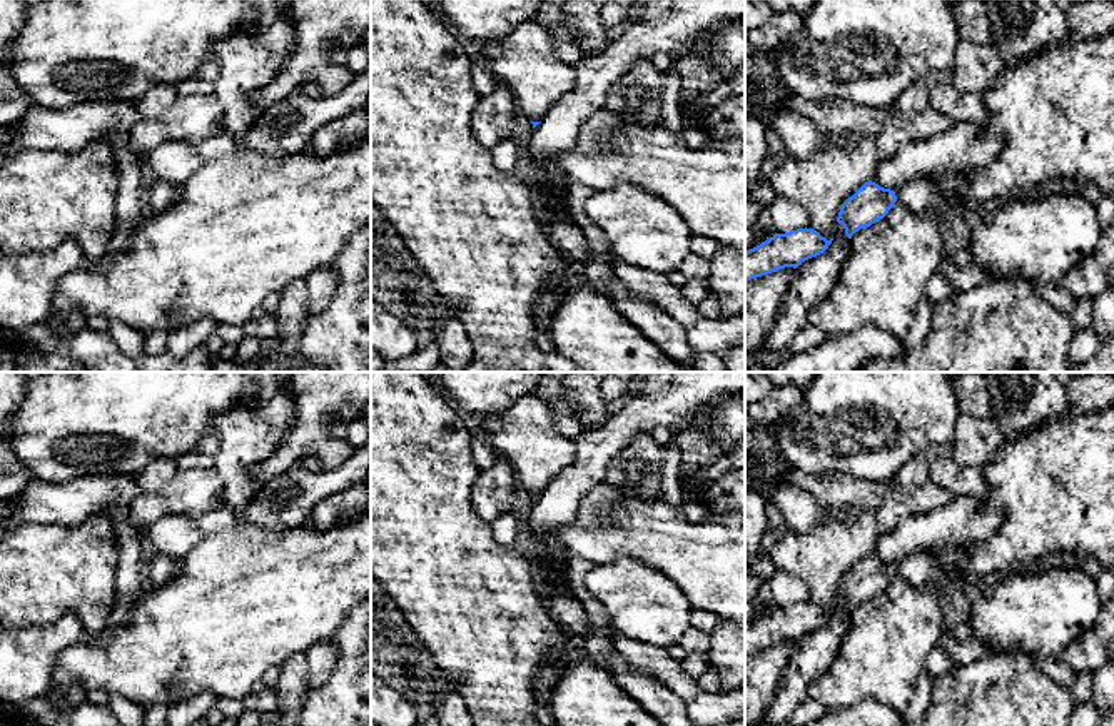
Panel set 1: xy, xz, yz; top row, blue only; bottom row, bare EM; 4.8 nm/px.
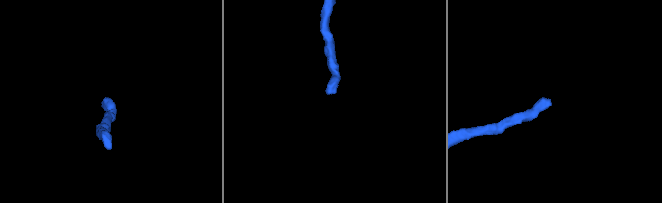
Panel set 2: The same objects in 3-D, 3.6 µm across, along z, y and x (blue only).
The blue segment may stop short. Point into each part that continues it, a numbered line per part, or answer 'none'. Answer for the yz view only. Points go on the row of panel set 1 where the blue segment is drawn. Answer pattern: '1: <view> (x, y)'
1: yz (919, 196)

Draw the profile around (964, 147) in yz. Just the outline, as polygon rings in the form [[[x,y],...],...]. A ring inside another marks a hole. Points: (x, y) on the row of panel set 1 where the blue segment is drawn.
[[[954,125],[950,130],[925,142],[909,144],[894,157],[877,162],[872,182],[884,189],[895,189],[917,179],[947,180],[970,170],[987,167],[1000,154],[1002,140],[989,137],[979,125]]]

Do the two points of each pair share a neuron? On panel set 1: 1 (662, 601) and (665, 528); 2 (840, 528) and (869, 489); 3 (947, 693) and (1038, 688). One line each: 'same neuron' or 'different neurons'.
1: different neurons
2: different neurons
3: same neuron

